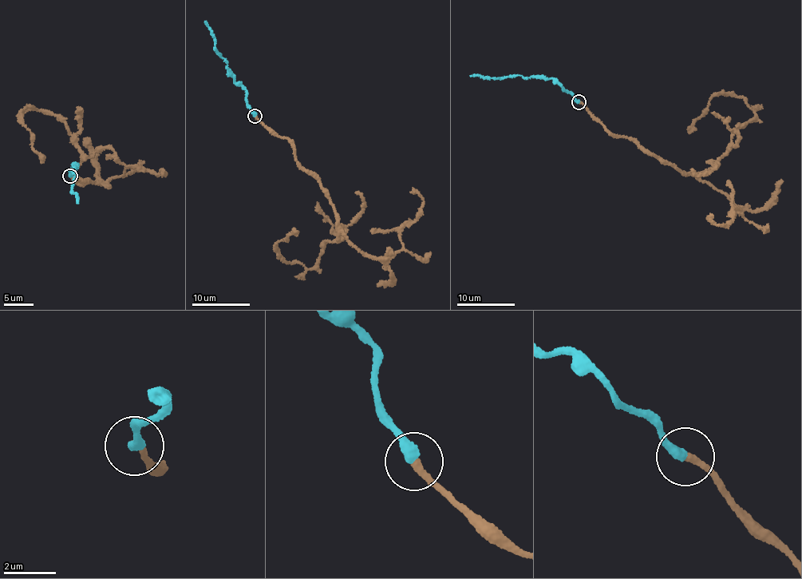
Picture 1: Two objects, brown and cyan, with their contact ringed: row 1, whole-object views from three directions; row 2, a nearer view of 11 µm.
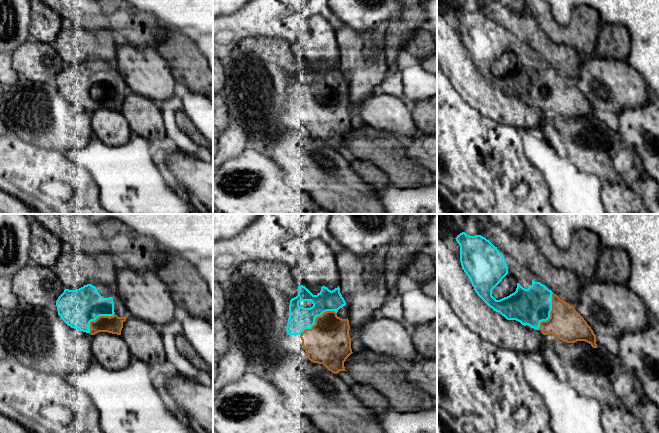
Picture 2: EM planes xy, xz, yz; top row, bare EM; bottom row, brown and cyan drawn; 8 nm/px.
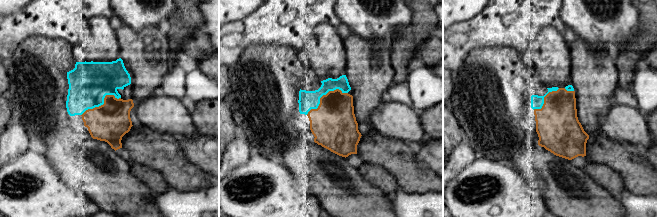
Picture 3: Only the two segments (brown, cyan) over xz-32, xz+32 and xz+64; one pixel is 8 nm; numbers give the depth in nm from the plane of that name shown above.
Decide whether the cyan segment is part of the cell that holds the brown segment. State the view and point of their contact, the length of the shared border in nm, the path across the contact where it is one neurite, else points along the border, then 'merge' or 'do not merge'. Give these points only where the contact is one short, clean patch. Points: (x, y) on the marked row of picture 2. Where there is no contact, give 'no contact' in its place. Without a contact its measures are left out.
meets brown in xz at (315, 319); contact 340 nm long; merge

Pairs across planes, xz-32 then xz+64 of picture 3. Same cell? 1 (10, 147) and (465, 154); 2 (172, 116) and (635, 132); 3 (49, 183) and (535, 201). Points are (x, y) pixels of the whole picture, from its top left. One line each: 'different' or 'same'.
1: same
2: same
3: same

